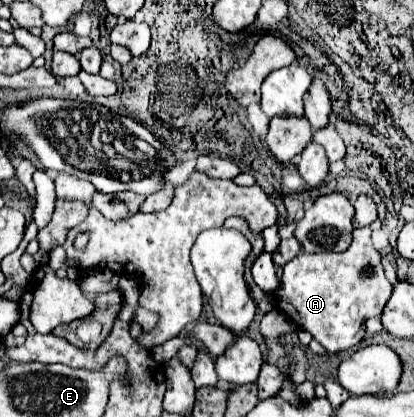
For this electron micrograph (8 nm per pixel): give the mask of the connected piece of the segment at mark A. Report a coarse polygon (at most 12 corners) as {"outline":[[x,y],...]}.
{"outline":[[371,227],[343,253],[301,251],[277,309],[329,353],[391,297]]}

